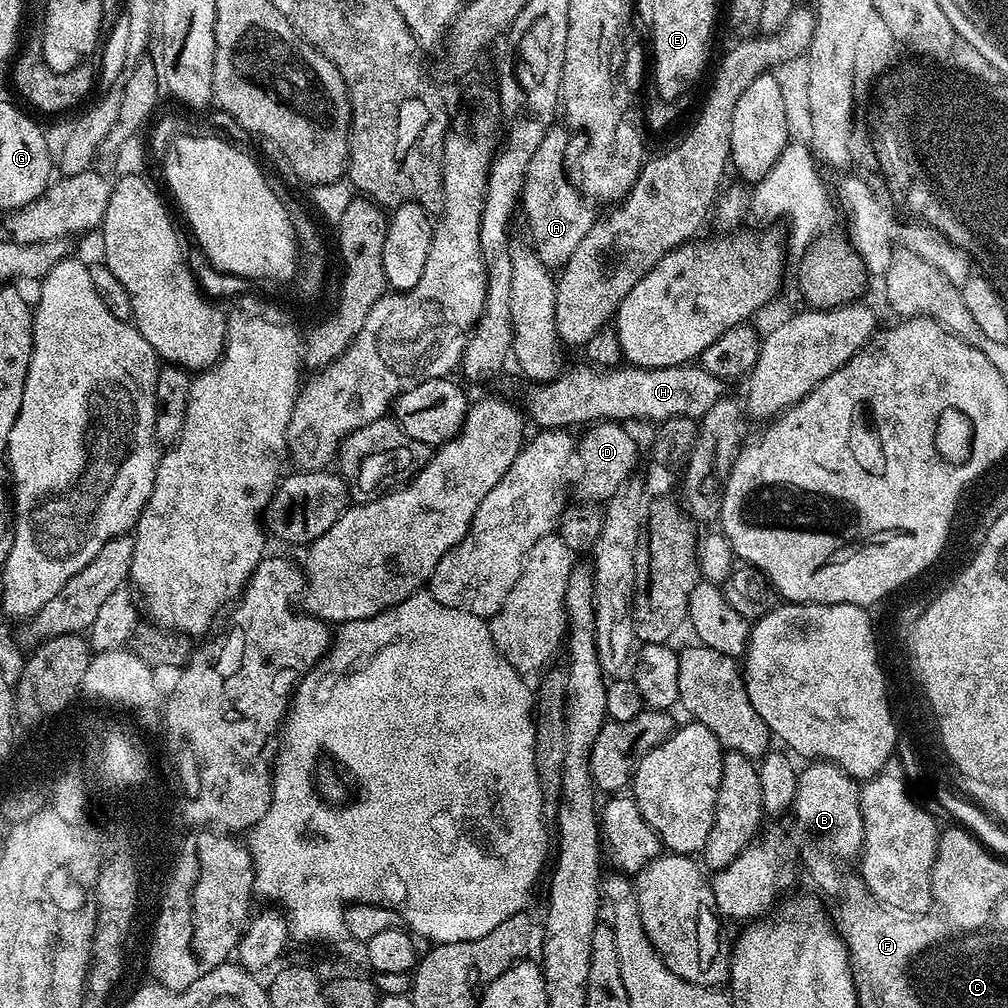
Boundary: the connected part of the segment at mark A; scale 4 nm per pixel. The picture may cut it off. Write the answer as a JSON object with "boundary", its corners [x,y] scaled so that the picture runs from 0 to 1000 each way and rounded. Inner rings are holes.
{"boundary":[[[542,129],[542,137],[538,137],[538,145],[530,149],[530,157],[526,157],[526,165],[520,174],[520,188],[516,191],[520,218],[524,221],[524,234],[528,249],[538,256],[545,268],[559,265],[565,254],[573,246],[585,224],[591,217],[582,197],[569,192],[569,188],[562,183],[556,165],[556,153],[560,147],[560,133],[556,129]]]}

